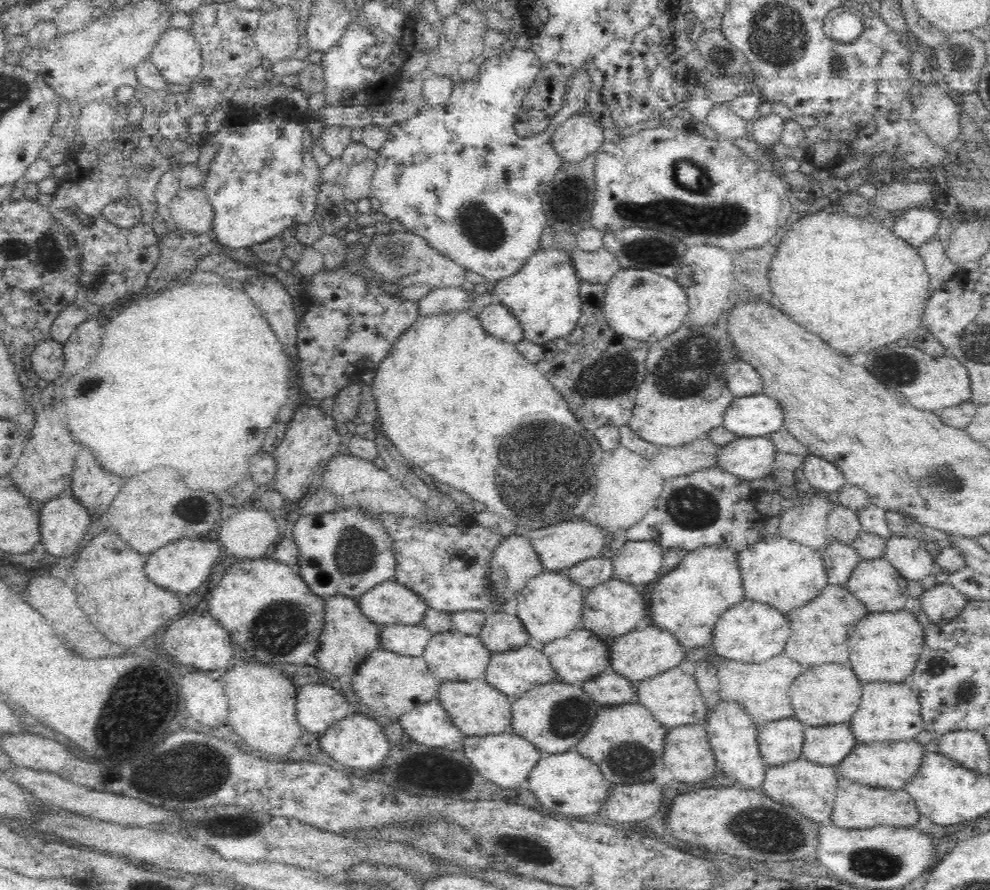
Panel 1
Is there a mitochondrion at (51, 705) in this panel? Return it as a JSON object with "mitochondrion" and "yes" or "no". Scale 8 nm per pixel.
{"mitochondrion":"no"}

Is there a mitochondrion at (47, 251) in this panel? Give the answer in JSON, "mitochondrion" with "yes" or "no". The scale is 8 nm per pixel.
{"mitochondrion":"yes"}

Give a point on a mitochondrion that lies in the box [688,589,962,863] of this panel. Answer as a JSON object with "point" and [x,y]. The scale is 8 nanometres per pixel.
{"point":[768,830]}

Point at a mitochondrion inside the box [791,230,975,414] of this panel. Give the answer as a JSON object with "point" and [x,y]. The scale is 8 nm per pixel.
{"point":[897,368]}

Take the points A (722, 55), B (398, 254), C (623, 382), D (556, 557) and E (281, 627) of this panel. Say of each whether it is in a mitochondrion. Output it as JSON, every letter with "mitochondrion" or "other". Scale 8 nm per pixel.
{"A":"mitochondrion","B":"mitochondrion","C":"mitochondrion","D":"other","E":"mitochondrion"}

